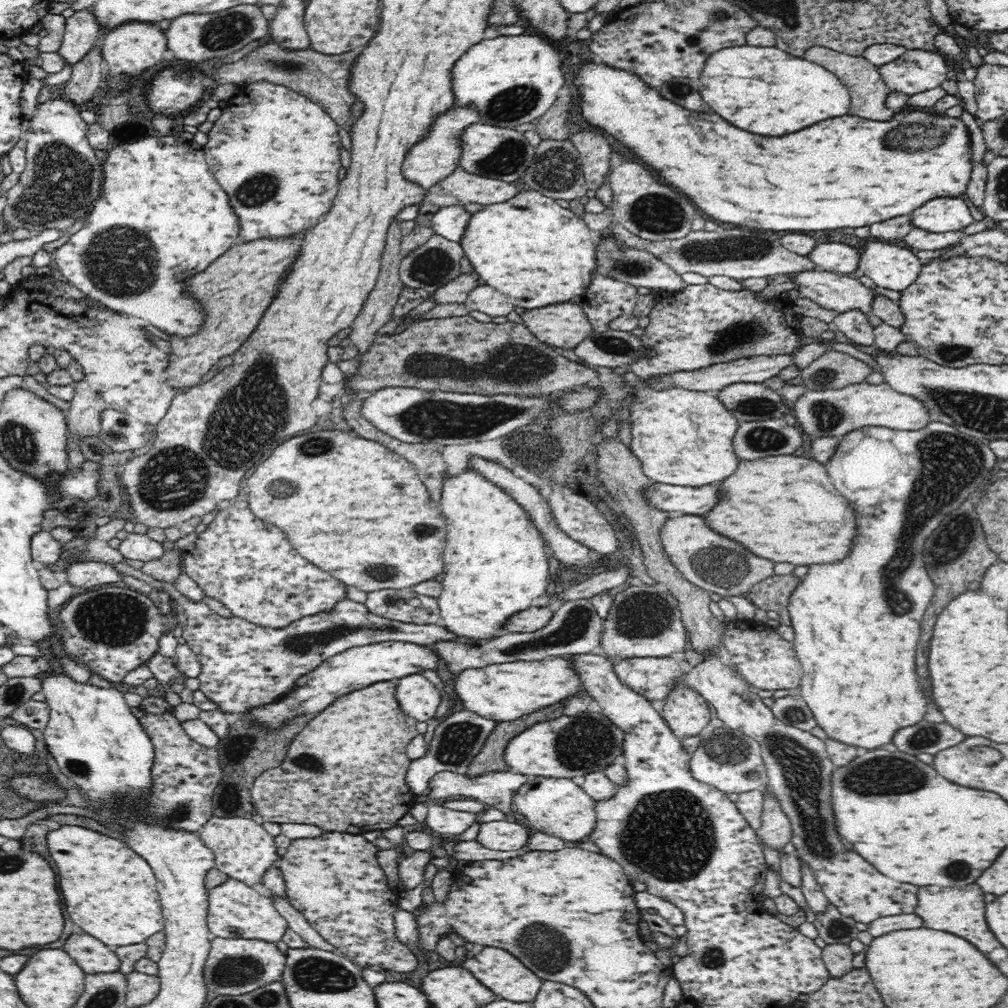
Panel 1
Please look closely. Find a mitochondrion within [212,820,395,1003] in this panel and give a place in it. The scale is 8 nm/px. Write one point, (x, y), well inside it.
(316, 974)

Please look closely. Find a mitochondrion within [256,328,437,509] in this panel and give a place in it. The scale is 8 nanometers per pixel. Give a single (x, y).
(281, 487)

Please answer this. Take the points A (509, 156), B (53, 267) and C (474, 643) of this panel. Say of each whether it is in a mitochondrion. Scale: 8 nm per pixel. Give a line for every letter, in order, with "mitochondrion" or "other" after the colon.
A: mitochondrion
B: other
C: other

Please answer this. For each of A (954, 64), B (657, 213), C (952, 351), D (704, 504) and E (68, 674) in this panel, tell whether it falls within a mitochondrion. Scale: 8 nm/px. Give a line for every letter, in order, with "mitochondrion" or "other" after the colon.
A: other
B: mitochondrion
C: mitochondrion
D: other
E: other

